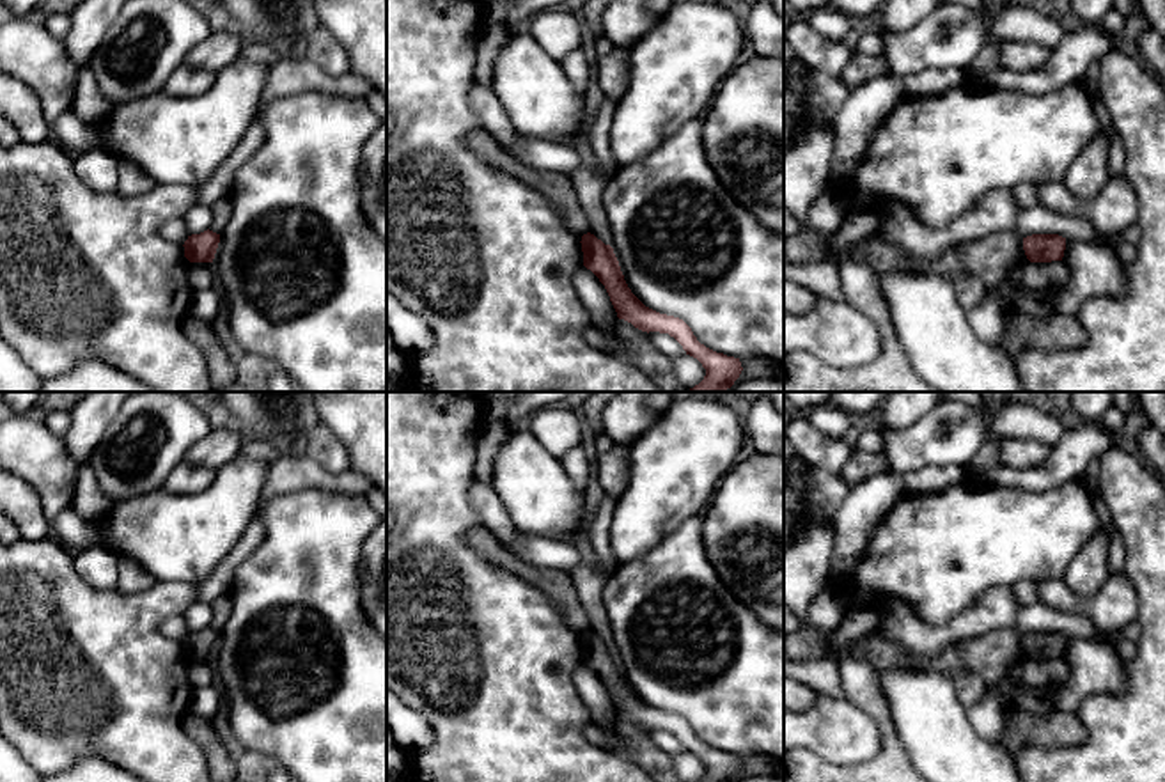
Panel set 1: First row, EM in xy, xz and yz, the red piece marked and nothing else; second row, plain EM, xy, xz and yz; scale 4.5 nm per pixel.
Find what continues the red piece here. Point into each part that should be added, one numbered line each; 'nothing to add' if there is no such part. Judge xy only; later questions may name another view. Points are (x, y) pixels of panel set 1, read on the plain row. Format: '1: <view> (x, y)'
nothing to add

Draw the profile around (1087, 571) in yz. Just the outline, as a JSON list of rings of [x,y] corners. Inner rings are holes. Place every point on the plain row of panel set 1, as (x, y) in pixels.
[[[1101,527],[1089,543],[1071,559],[1062,580],[1080,599],[1096,596],[1110,576],[1110,530]]]

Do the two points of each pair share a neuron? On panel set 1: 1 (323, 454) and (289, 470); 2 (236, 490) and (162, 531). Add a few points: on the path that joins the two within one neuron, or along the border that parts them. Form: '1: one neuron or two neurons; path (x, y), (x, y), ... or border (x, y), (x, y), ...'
1: two neurons; border (305, 453), (328, 470), (344, 472), (350, 469)
2: one neuron; path (218, 508), (190, 531), (179, 531)

